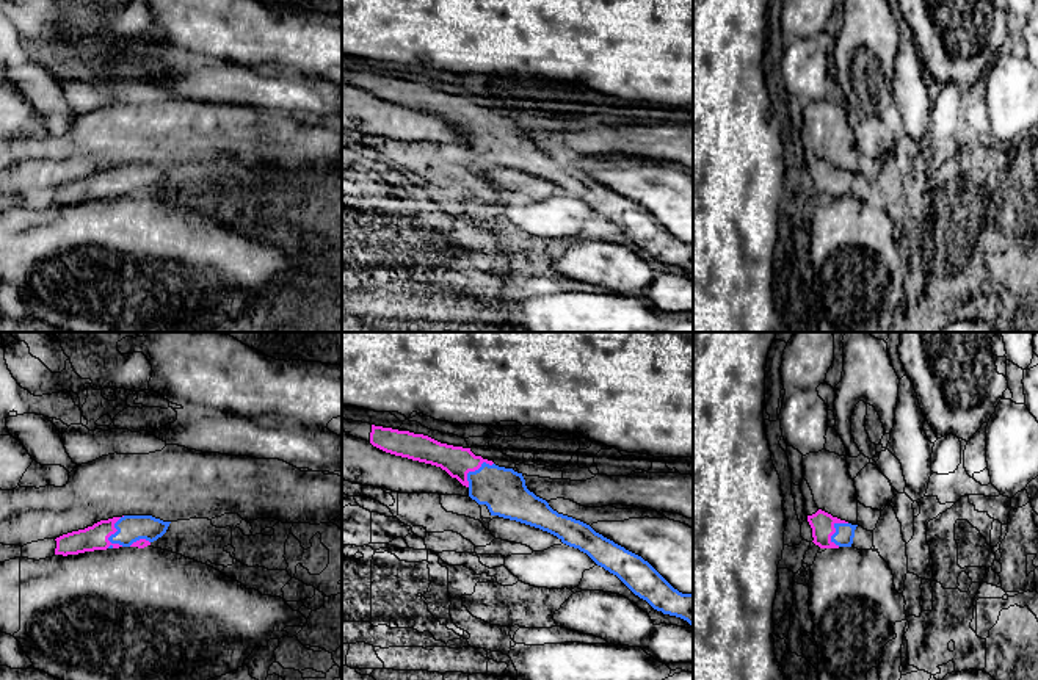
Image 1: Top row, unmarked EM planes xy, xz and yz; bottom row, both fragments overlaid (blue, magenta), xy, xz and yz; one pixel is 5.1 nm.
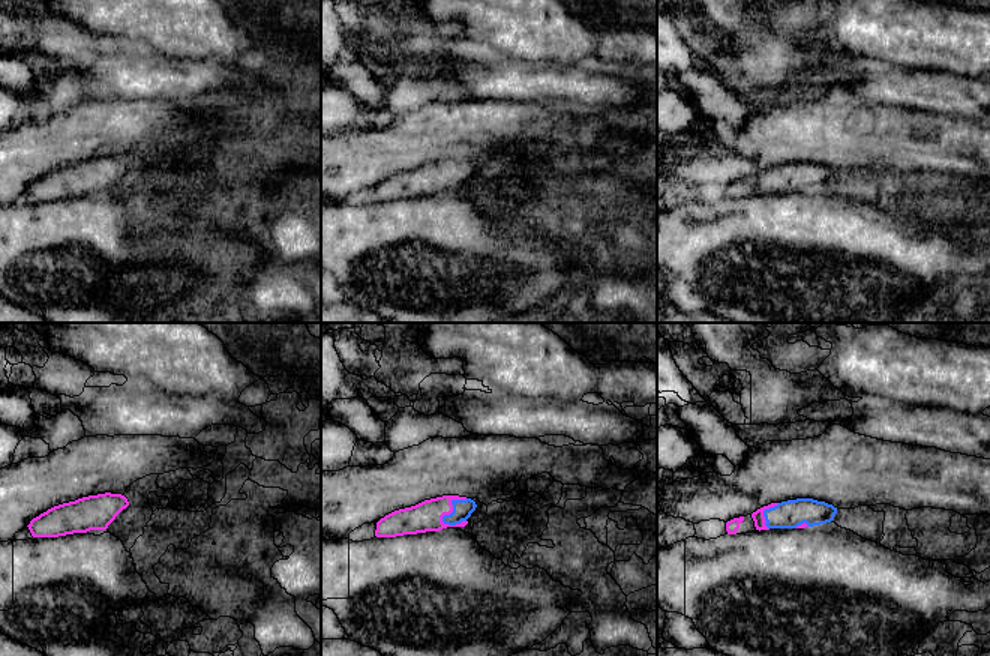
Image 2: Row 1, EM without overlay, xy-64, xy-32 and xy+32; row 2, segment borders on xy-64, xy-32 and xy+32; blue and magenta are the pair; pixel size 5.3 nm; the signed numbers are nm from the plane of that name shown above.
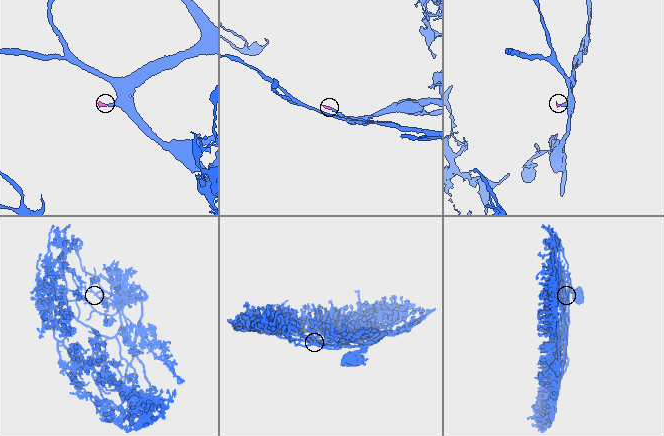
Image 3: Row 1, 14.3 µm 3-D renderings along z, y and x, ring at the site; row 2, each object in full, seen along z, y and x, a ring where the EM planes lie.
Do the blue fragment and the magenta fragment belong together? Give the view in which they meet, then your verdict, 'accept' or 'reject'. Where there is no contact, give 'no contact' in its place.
meets blue in xy; accept

